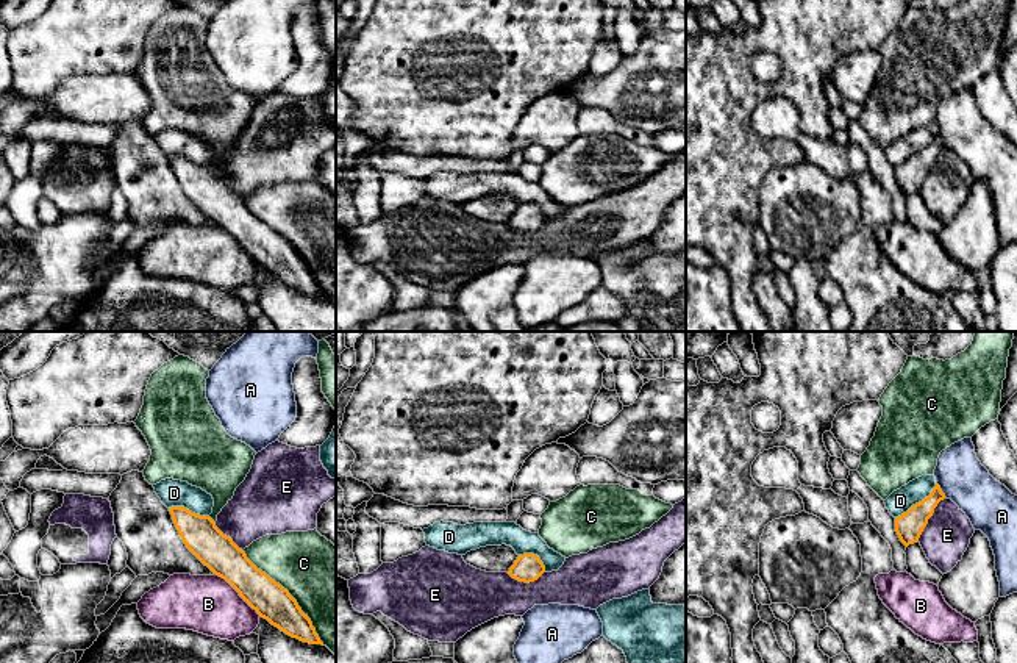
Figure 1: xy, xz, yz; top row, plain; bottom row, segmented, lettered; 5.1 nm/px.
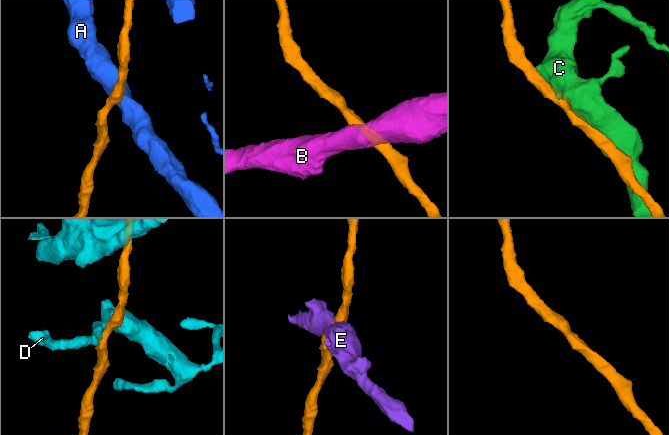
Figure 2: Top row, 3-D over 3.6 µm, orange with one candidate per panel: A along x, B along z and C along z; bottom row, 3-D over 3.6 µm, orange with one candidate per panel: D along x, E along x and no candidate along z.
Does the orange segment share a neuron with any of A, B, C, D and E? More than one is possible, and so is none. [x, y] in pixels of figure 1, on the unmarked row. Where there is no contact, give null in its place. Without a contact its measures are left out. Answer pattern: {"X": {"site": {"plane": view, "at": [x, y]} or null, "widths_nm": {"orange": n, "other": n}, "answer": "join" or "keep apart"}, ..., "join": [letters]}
{"A": {"site": {"plane": "yz", "at": [939, 138]}, "widths_nm": {"orange": 140, "other": 240}, "answer": "keep apart"}, "B": {"site": {"plane": "xy", "at": [238, 241]}, "widths_nm": {"orange": 190, "other": 300}, "answer": "keep apart"}, "C": {"site": {"plane": "xy", "at": [289, 244]}, "widths_nm": {"orange": 190, "other": 420}, "answer": "keep apart"}, "D": {"site": {"plane": "yz", "at": [919, 152]}, "widths_nm": {"orange": 140, "other": 120}, "answer": "keep apart"}, "E": {"site": {"plane": "yz", "at": [930, 166]}, "widths_nm": {"orange": 140, "other": 240}, "answer": "keep apart"}, "join": []}

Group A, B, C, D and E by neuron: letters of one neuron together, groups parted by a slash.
A / B / C / D / E

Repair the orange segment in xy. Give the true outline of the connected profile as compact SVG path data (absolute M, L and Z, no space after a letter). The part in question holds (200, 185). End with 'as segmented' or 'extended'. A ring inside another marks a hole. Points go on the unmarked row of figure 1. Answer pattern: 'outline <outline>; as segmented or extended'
outline M172 156L169 161L186 197L225 228L261 267L292 288L323 296L311 269L289 241L258 219L209 166L184 156Z; as segmented

